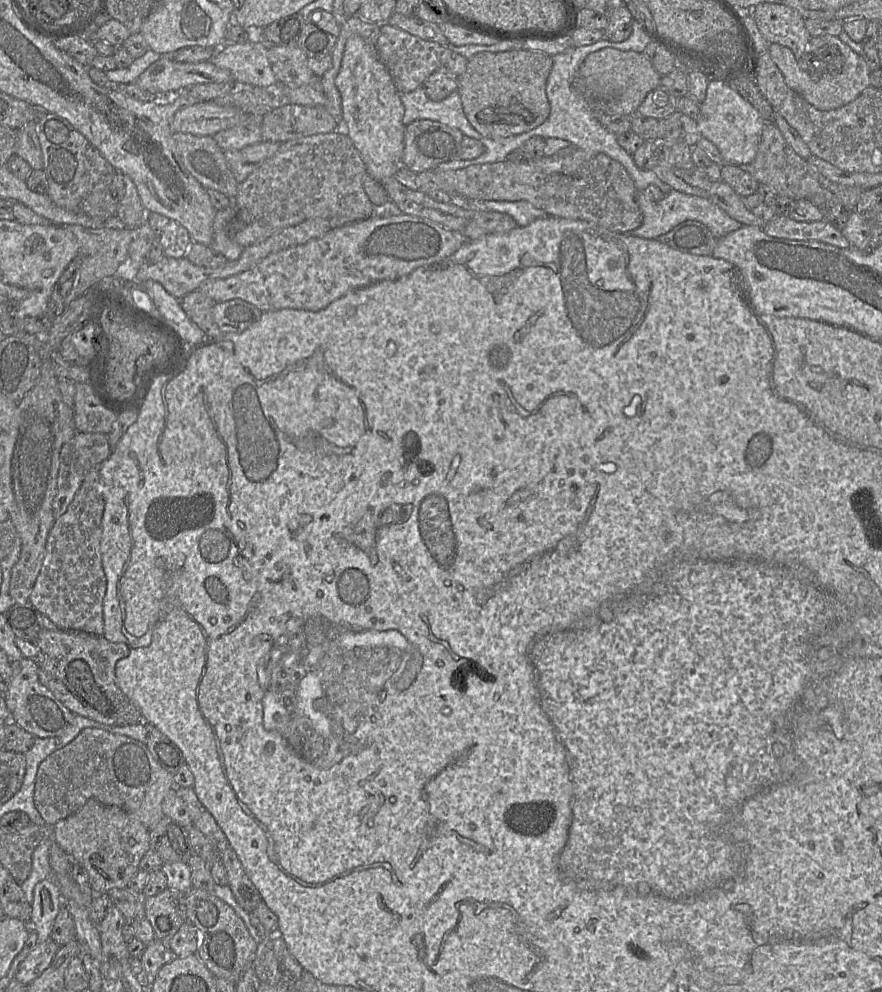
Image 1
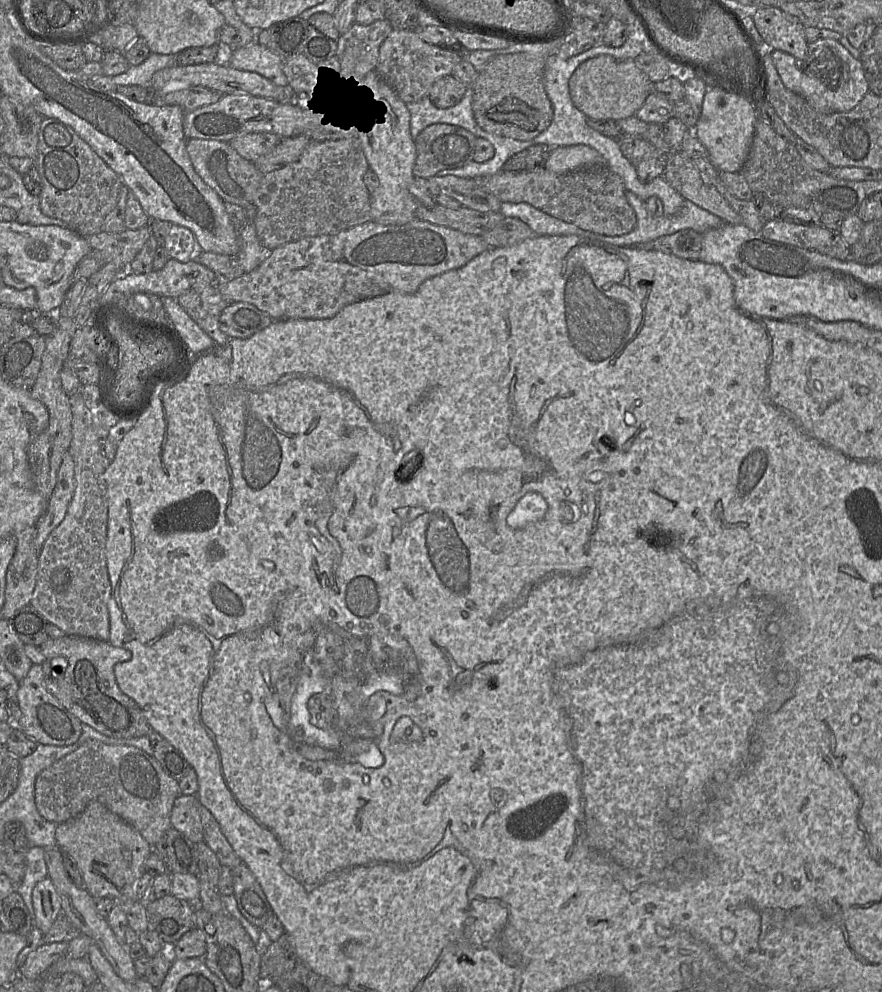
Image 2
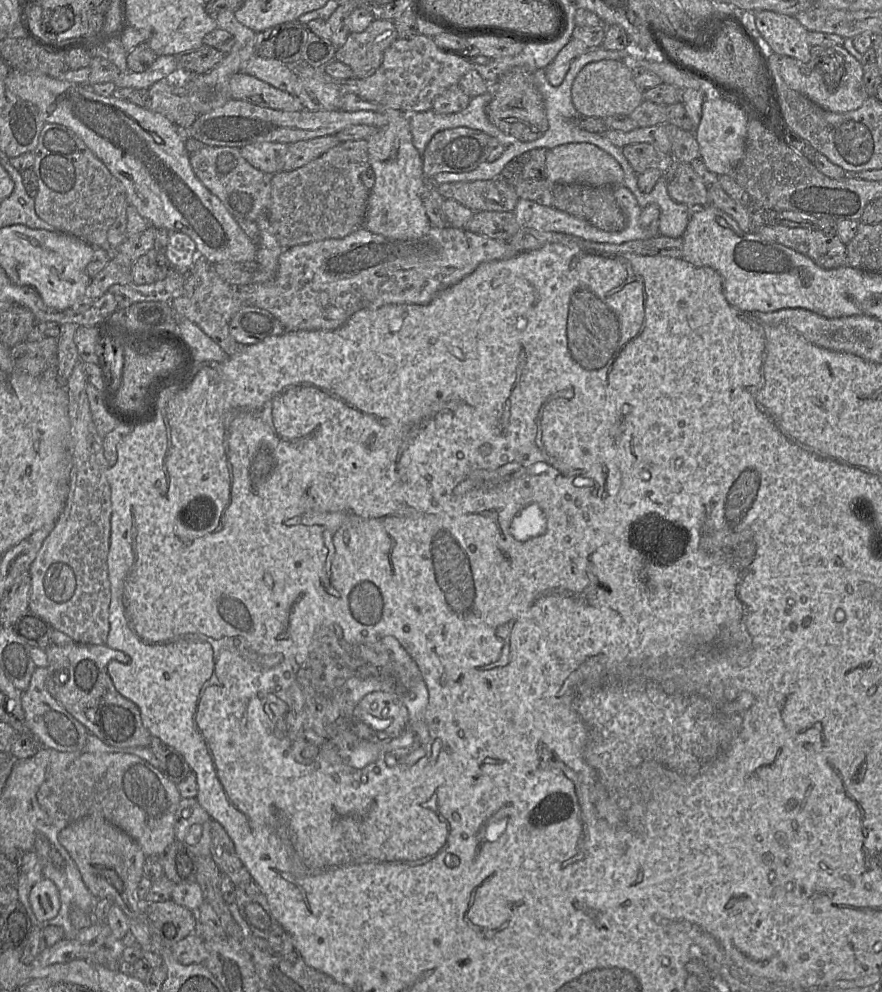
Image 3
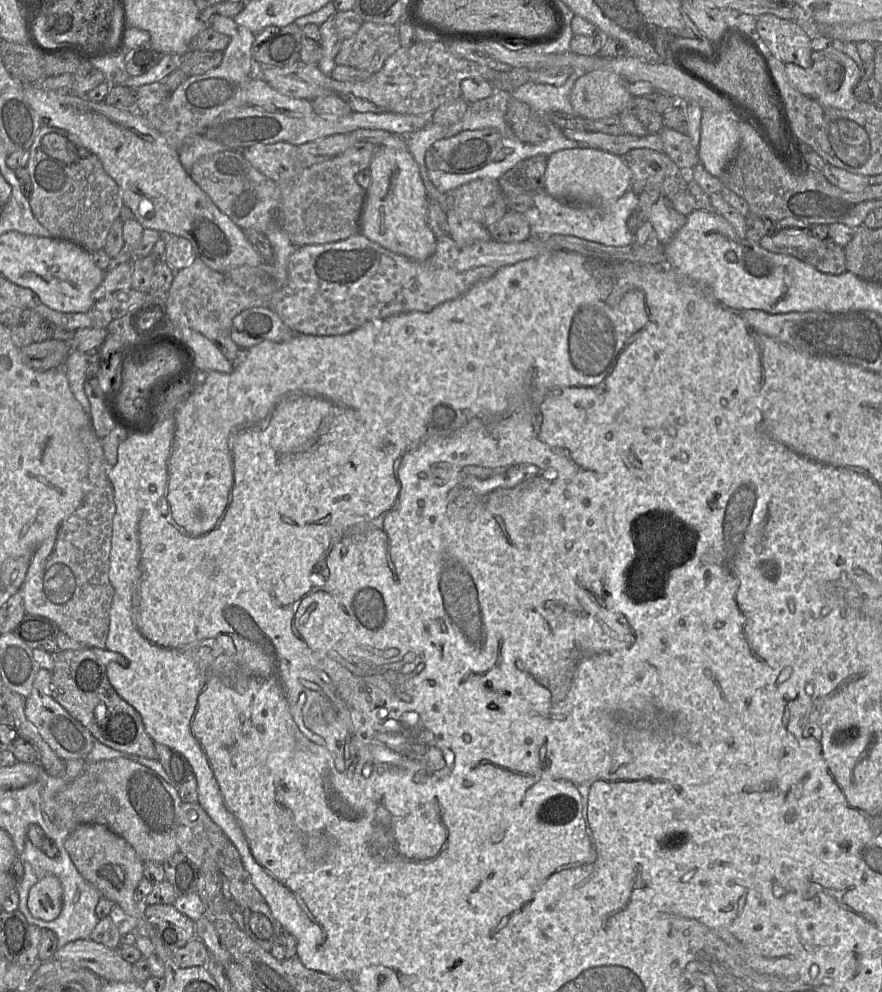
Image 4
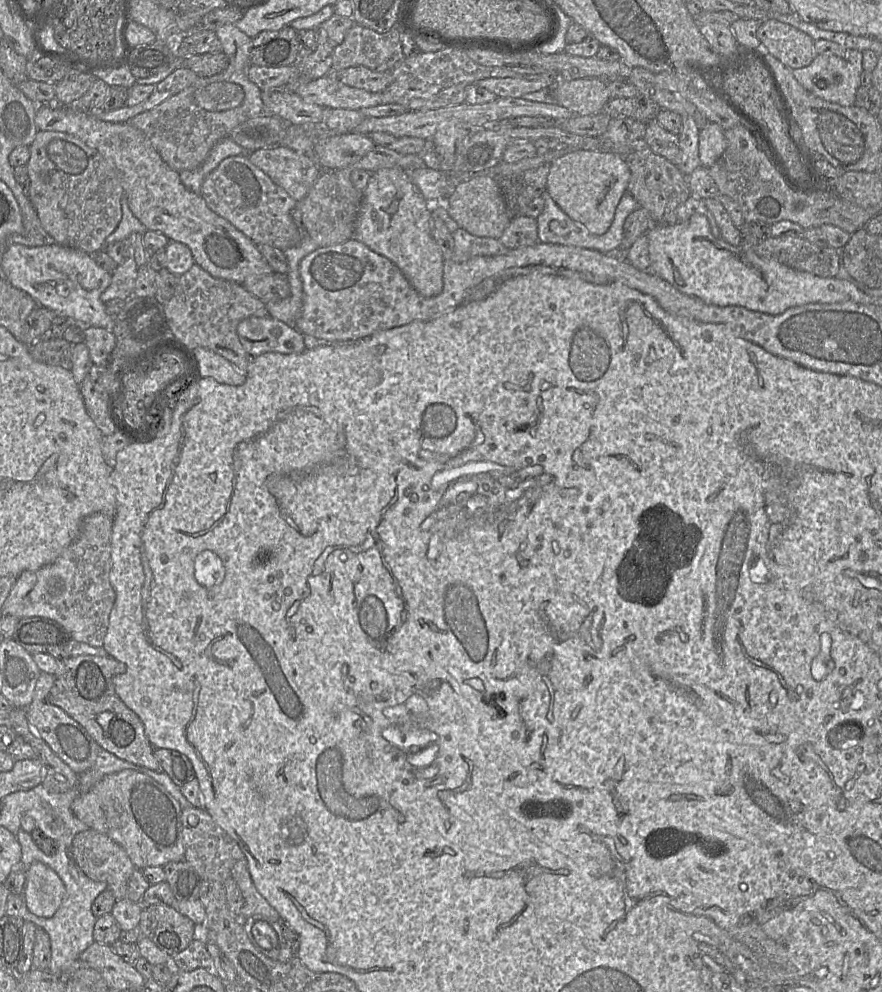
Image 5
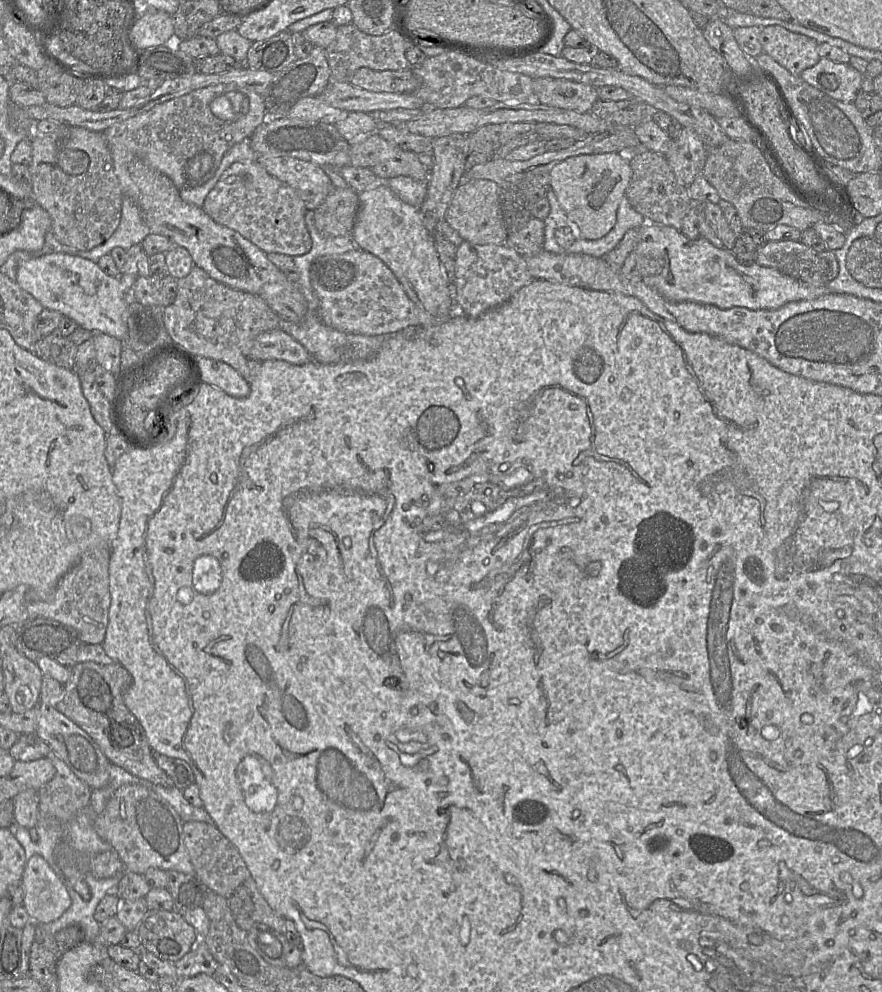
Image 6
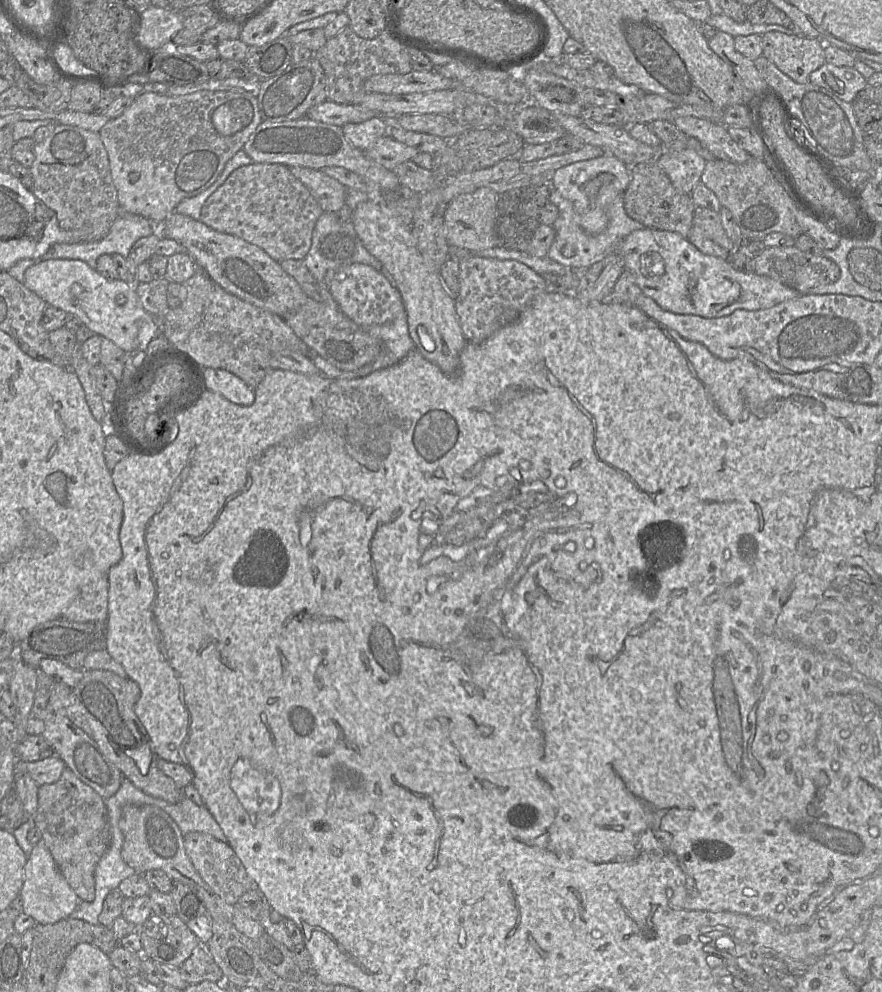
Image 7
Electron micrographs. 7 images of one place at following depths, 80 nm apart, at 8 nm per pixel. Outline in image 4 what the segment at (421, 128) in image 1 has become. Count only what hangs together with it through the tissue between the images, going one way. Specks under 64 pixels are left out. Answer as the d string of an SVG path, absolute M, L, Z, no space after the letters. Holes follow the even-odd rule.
M496 128L464 130L450 137L434 142L426 151L425 168L427 171L448 173L470 173L495 161L495 155L502 148L504 136Z

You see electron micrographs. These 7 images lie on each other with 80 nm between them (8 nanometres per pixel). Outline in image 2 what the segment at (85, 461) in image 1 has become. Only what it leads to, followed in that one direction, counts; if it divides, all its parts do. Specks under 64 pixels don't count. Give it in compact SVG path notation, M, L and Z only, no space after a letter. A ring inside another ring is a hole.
M67 450L63 455L57 474L57 481L48 501L47 509L36 524L37 533L34 547L38 553L41 552L50 533L64 519L68 506L72 501L76 486L74 467L73 457Z

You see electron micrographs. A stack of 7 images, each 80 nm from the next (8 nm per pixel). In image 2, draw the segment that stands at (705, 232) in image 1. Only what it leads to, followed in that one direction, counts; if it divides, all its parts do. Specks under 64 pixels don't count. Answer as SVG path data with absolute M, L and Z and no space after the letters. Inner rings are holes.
M683 229L670 235L661 236L646 243L635 244L645 250L656 250L688 260L699 260L703 234L692 229Z

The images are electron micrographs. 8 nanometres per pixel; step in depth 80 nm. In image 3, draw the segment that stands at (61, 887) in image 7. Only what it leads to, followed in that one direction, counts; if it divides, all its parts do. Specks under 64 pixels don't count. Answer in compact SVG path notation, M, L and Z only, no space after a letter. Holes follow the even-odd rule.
M42 878L32 887L29 901L36 919L41 922L55 918L60 911L59 890L48 878Z

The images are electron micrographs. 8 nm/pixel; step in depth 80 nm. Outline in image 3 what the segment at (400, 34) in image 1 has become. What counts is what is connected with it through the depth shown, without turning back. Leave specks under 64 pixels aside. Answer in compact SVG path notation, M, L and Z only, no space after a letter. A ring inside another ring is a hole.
M417 34L411 38L397 38L383 54L379 68L366 78L335 79L319 69L319 78L329 86L337 89L341 94L353 93L360 98L380 104L384 107L399 110L404 113L424 112L432 109L434 99L450 86L458 84L460 78L469 70L474 69L473 63L464 58L440 49L432 38Z

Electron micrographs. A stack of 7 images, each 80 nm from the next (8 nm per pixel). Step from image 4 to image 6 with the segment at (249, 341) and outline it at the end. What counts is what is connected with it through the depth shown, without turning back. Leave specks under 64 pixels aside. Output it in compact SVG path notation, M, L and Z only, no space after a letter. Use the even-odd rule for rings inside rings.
M280 328L259 334L251 348L251 357L261 362L283 360L294 365L312 360L305 347Z

